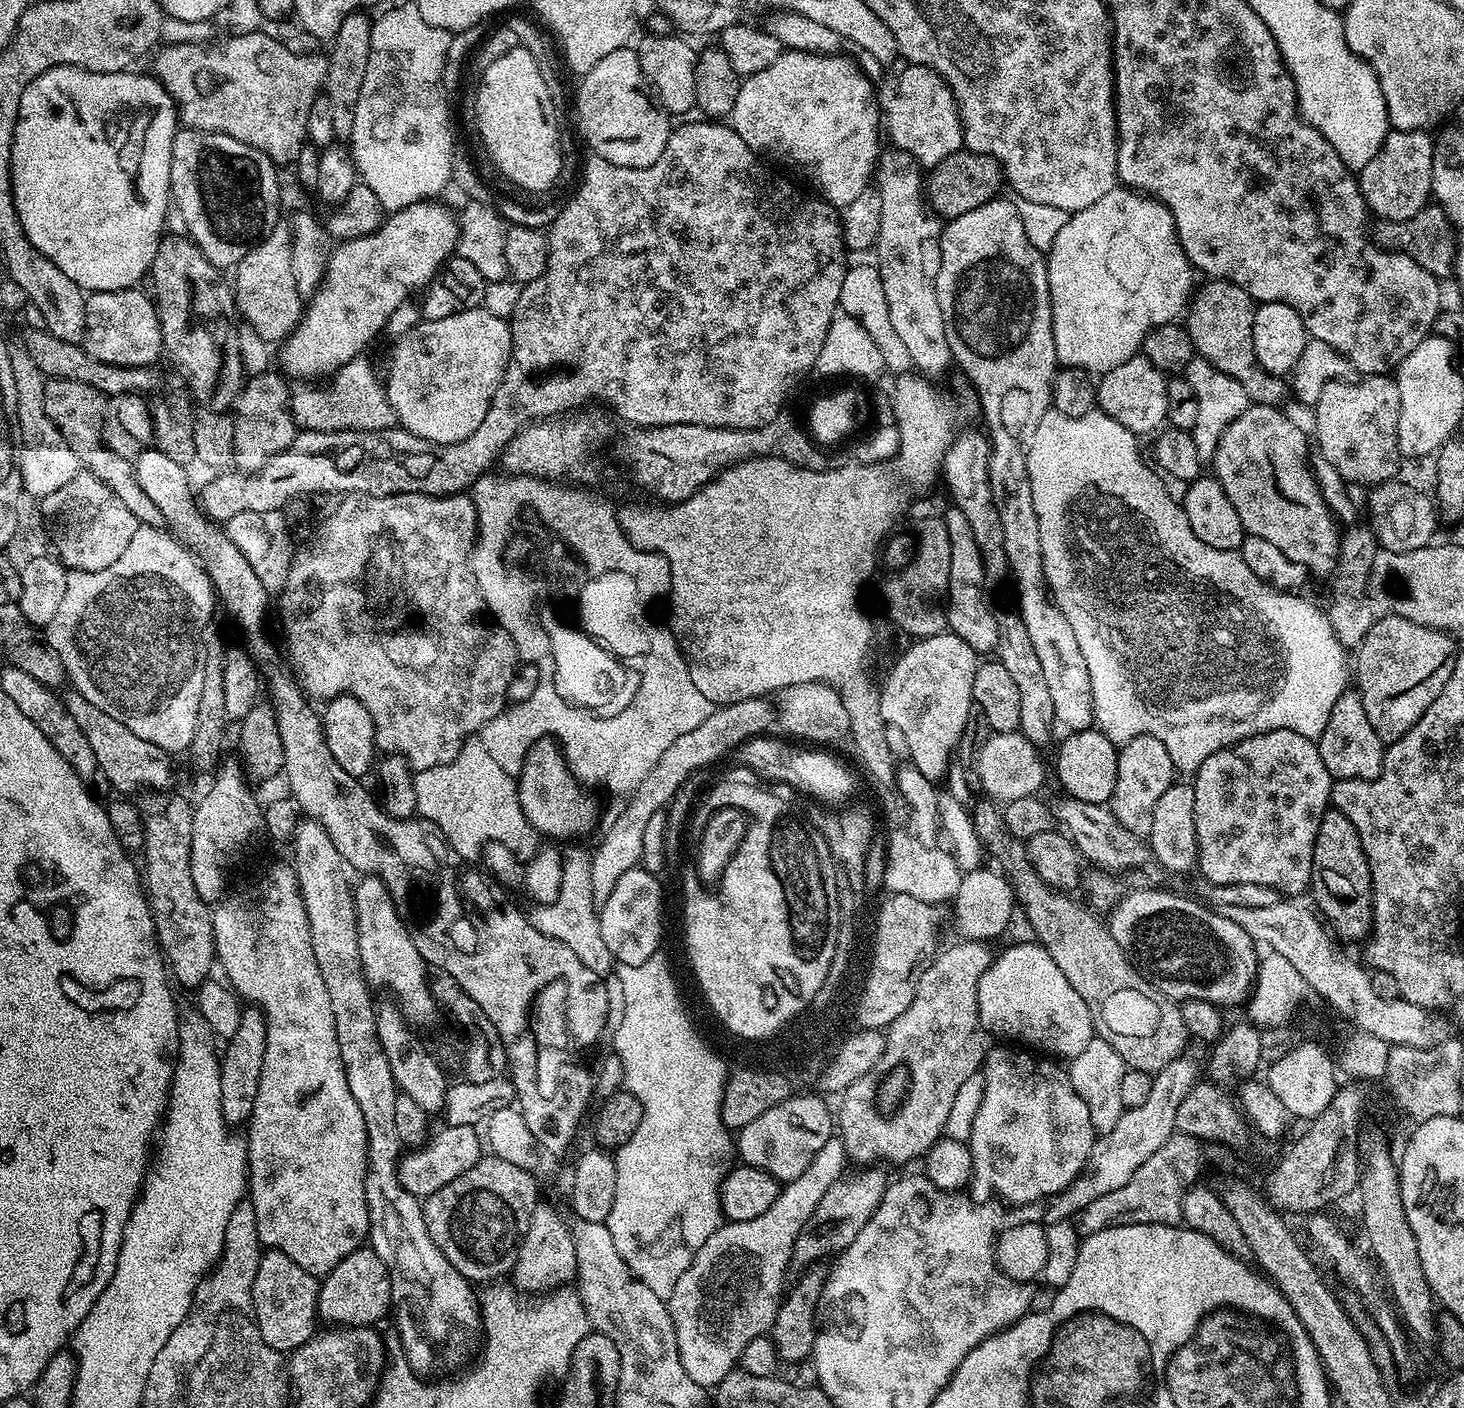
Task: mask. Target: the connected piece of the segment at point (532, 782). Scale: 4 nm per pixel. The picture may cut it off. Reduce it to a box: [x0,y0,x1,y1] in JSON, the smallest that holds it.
[516,738,596,836]

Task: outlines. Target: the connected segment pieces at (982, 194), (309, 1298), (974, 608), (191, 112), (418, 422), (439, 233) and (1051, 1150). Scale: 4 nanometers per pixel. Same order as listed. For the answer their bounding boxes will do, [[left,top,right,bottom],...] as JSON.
[[922,150,1005,221],[252,1250,320,1354],[942,506,998,654],[151,32,327,165],[386,306,512,444],[278,199,460,377],[966,1054,1098,1198]]

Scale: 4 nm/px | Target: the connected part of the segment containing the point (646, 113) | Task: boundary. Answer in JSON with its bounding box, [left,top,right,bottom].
[574,46,670,168]

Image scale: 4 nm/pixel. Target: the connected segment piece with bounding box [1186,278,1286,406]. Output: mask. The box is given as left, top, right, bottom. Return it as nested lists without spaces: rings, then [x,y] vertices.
[[[1209,279],[1195,289],[1190,303],[1186,308],[1188,321],[1186,327],[1195,355],[1209,360],[1222,374],[1230,374],[1234,382],[1239,382],[1249,401],[1254,404],[1279,405],[1280,399],[1286,396],[1286,384],[1281,377],[1262,370],[1262,366],[1256,363],[1254,354],[1254,334],[1252,323],[1254,322],[1254,311],[1250,305],[1250,297],[1246,290],[1234,286],[1228,280]]]

